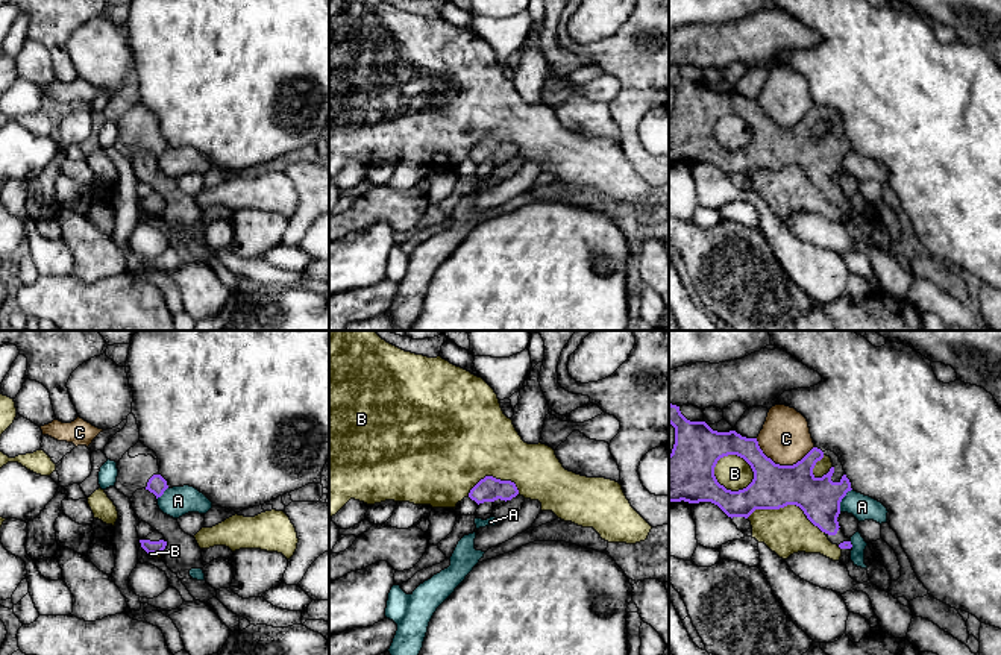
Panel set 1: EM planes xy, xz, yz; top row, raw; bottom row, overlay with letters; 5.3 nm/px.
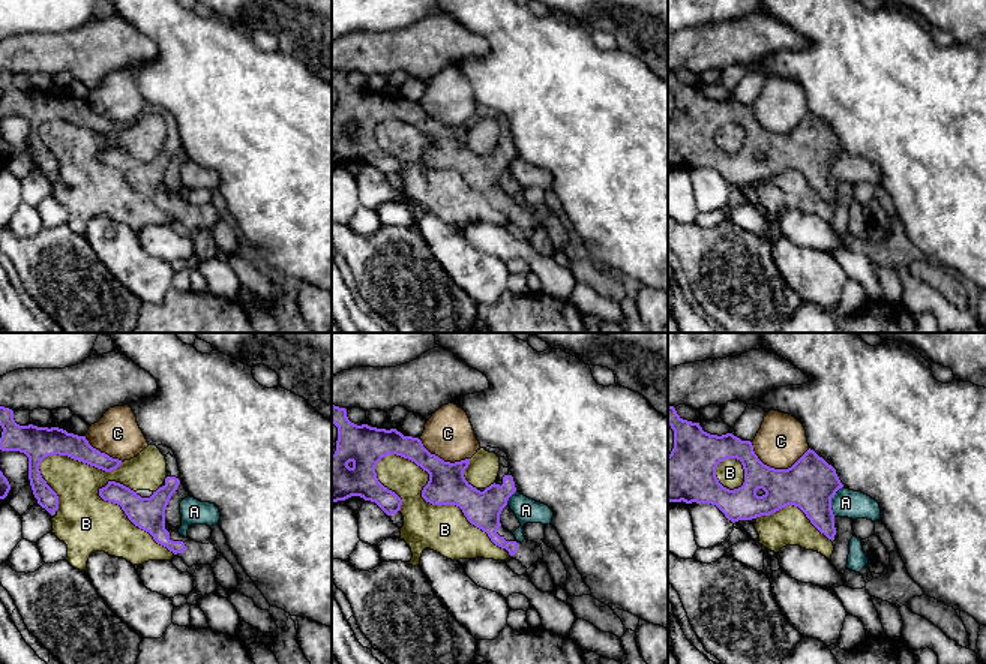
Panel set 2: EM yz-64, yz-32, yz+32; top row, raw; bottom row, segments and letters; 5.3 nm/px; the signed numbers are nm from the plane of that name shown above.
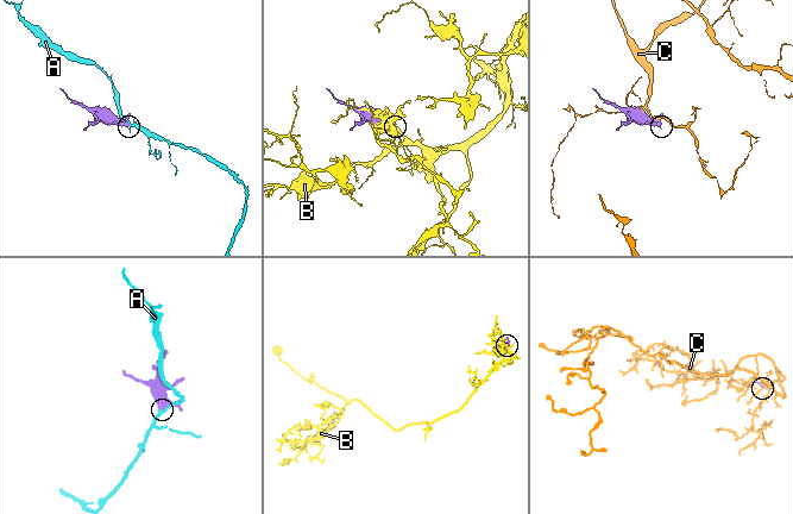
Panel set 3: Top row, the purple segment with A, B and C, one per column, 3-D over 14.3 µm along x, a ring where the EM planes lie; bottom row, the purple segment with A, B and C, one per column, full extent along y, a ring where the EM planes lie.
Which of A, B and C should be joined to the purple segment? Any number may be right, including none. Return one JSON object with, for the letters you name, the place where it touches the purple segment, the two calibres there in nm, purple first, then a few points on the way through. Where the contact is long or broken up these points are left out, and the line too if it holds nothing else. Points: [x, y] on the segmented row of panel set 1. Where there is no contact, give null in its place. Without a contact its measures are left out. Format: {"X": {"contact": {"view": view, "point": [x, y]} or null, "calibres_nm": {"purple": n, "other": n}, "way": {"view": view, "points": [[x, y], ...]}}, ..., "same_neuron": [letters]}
{"same_neuron": []}

